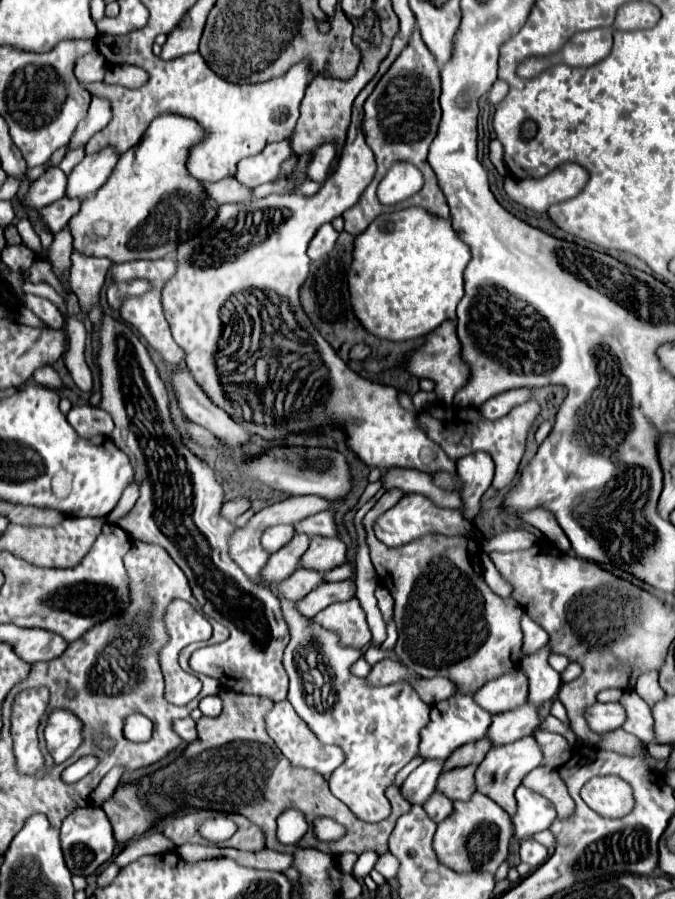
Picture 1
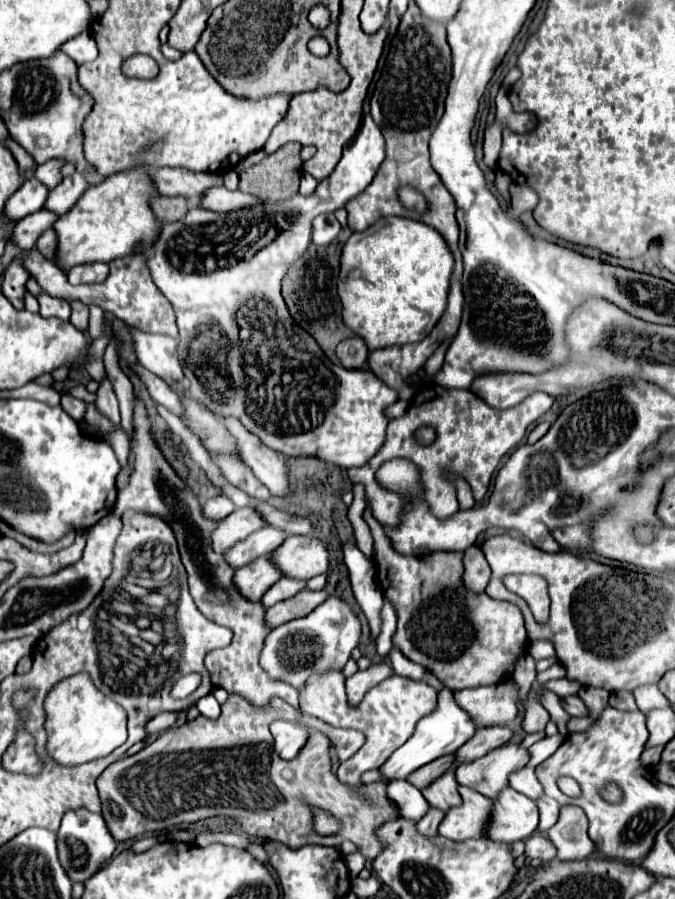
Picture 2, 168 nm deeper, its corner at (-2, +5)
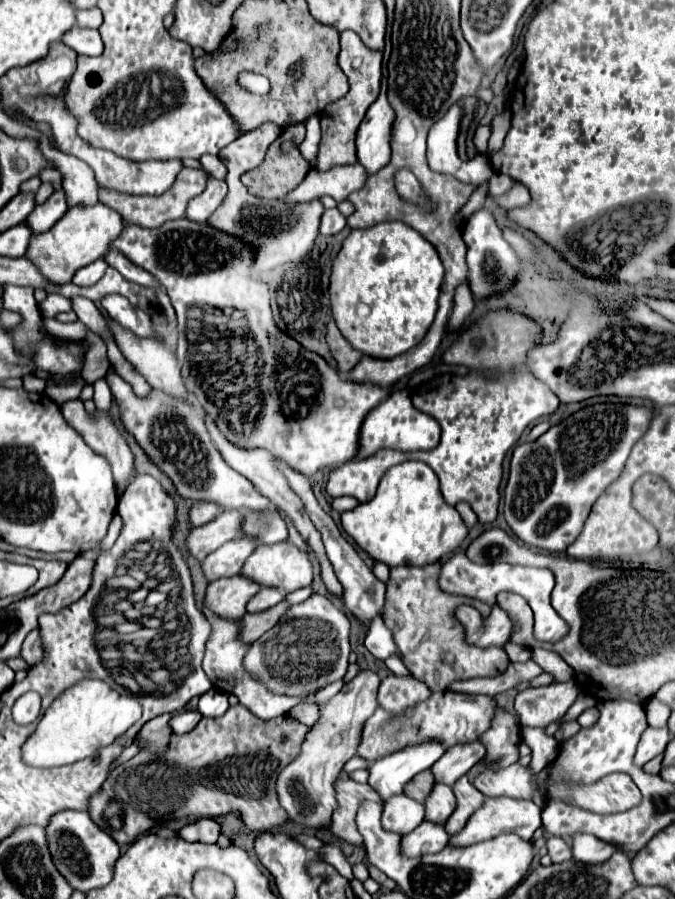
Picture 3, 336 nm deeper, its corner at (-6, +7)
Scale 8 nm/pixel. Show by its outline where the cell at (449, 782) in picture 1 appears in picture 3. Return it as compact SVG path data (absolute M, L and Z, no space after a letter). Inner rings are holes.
M436 783L430 797L426 799L426 819L430 823L446 823L452 811L456 809L456 797L452 793L452 787Z

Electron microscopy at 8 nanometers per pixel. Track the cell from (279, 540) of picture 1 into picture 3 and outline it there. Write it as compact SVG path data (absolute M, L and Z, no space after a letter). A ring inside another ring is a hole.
M240 537L240 539L232 539L230 543L224 543L222 547L218 547L218 551L210 553L202 561L204 577L208 581L214 581L214 579L238 575L244 561L256 547L258 547L258 541L250 537Z

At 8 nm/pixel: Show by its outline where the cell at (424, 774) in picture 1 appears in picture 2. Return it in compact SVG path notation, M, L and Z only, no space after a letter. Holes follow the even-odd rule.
M408 779L390 781L388 783L388 799L398 807L400 817L414 819L414 821L418 821L430 809L424 795L414 785L410 785Z

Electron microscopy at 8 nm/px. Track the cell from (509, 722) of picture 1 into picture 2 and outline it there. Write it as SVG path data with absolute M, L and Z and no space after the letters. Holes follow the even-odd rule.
M494 725L494 727L482 727L476 731L476 735L462 745L462 749L458 749L456 757L458 761L466 763L466 761L474 761L482 755L486 755L488 751L508 743L512 739L514 731L508 725Z

